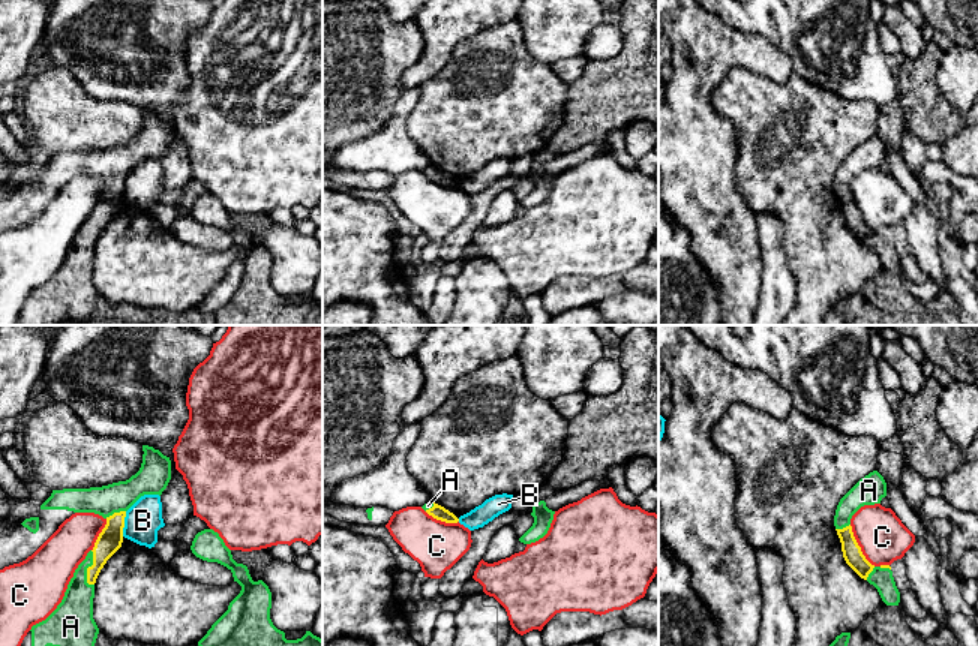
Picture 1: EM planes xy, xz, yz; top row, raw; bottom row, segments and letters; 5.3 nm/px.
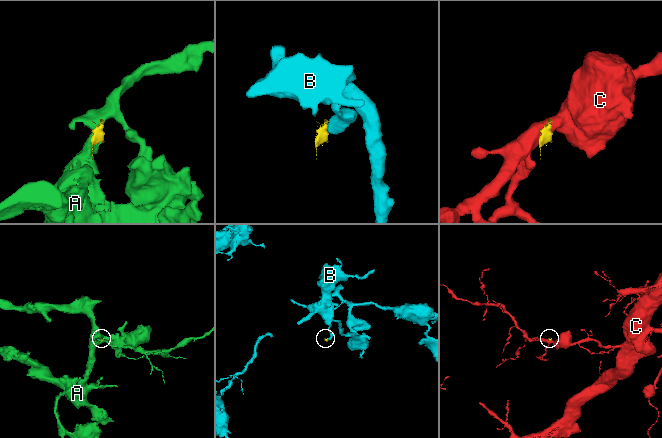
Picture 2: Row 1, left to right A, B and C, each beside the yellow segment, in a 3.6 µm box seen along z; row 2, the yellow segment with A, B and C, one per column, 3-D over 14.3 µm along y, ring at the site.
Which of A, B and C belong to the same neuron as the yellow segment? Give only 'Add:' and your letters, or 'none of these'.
Add: A

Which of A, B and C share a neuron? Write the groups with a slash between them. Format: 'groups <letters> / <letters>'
groups A / B / C

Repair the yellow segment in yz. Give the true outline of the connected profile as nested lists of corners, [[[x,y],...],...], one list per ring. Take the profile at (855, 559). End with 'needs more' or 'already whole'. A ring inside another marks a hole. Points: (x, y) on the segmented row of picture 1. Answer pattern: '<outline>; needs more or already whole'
[[[873,471],[861,478],[838,502],[834,526],[842,543],[842,552],[846,564],[864,580],[873,585],[886,606],[898,606],[900,592],[896,586],[890,565],[872,565],[858,546],[850,519],[864,505],[880,504],[886,496],[886,483],[884,477]]]; needs more

